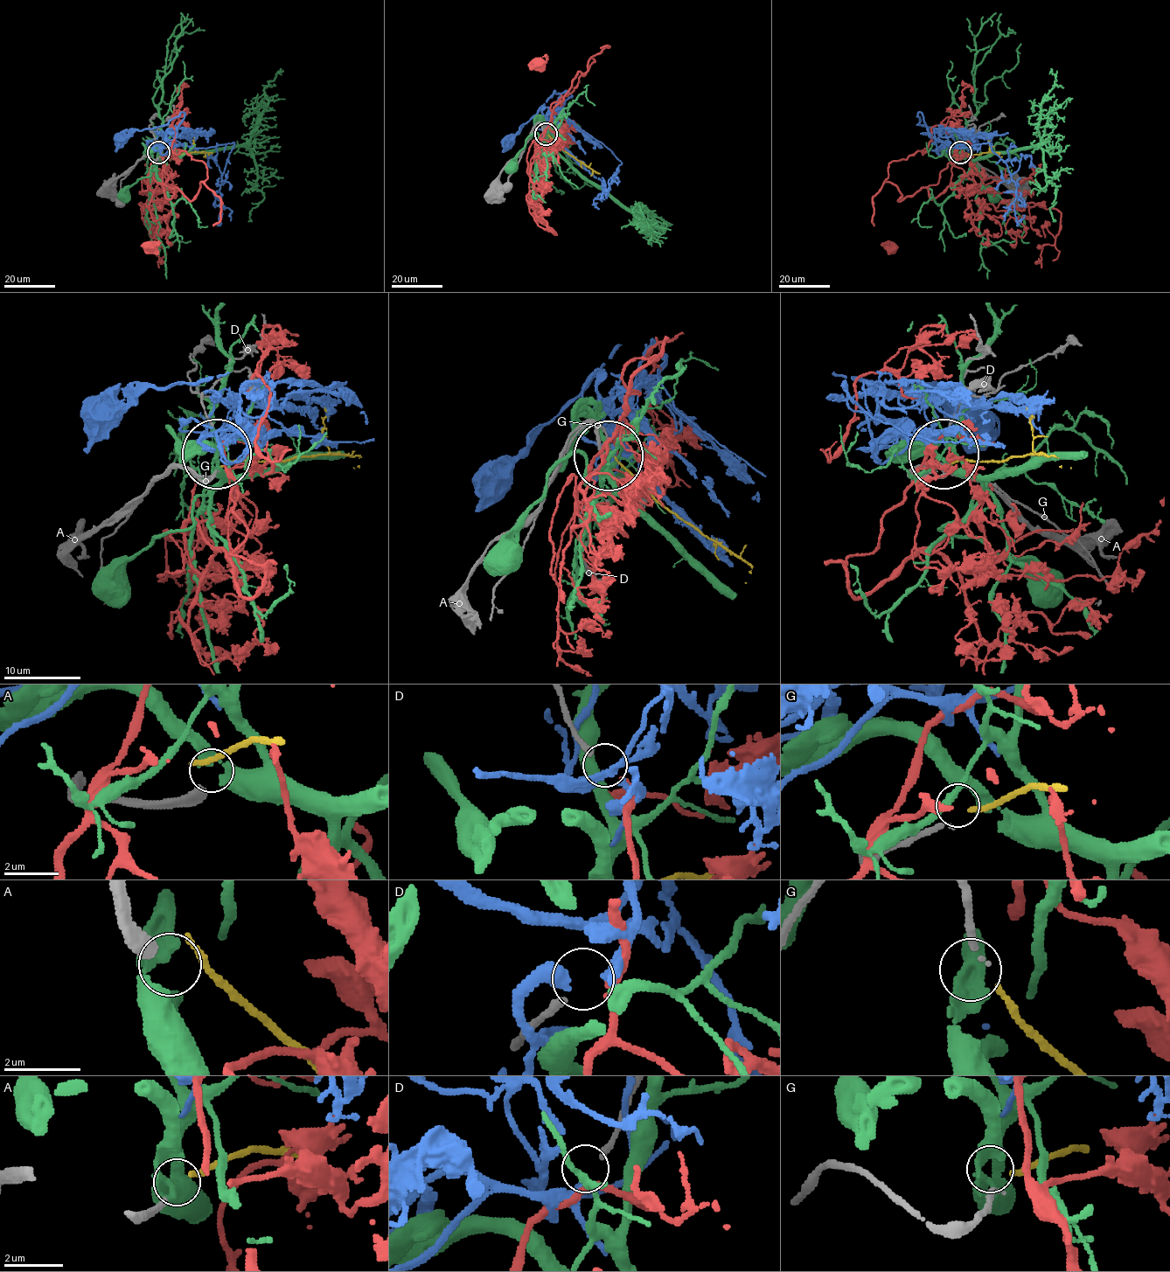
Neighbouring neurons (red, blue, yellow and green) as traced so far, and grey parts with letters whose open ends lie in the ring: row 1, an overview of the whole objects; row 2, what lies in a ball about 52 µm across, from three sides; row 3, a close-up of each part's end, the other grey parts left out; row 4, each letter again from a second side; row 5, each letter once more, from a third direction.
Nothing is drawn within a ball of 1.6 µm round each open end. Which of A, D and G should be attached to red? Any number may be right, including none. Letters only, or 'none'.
D

